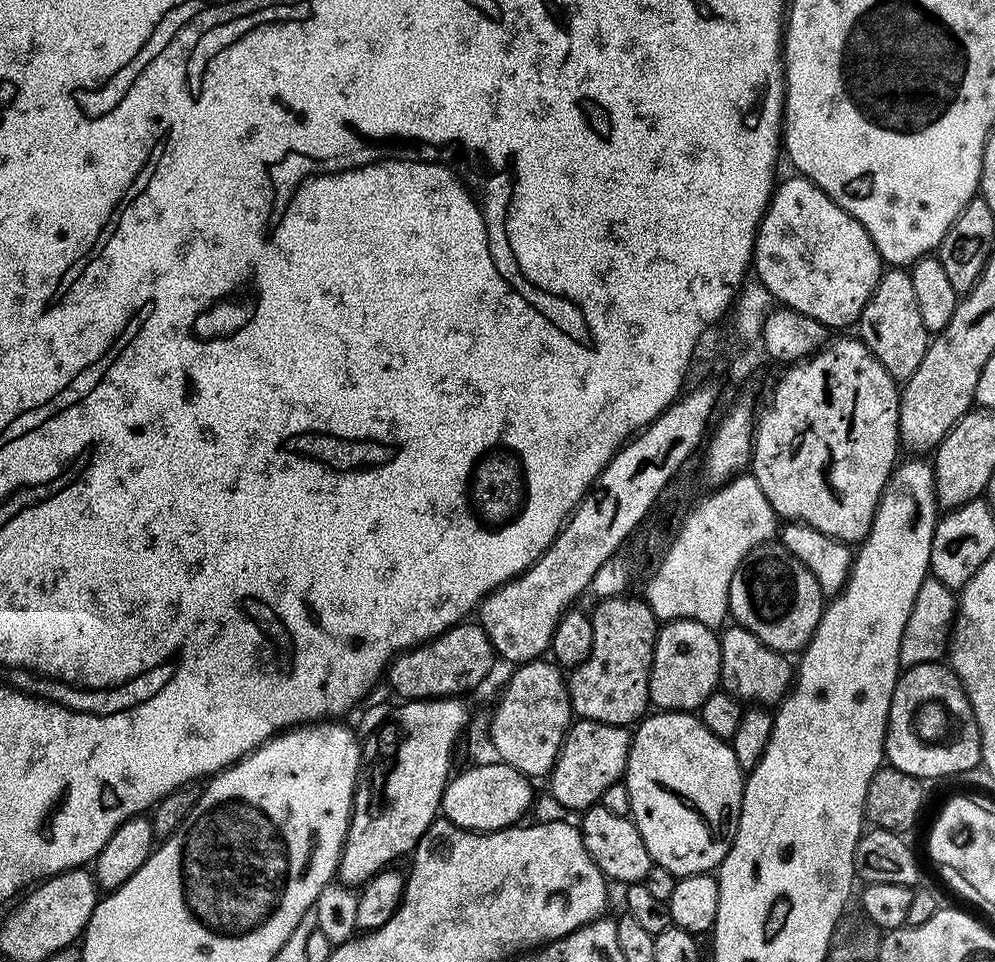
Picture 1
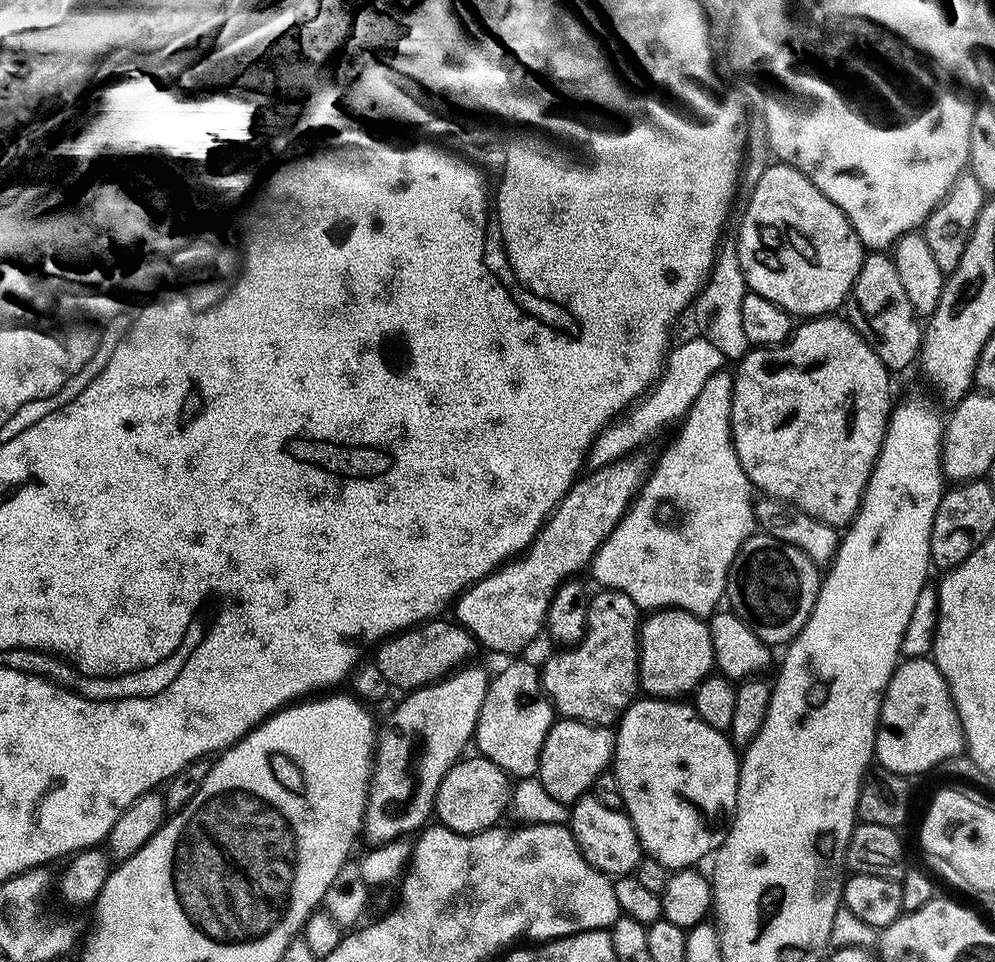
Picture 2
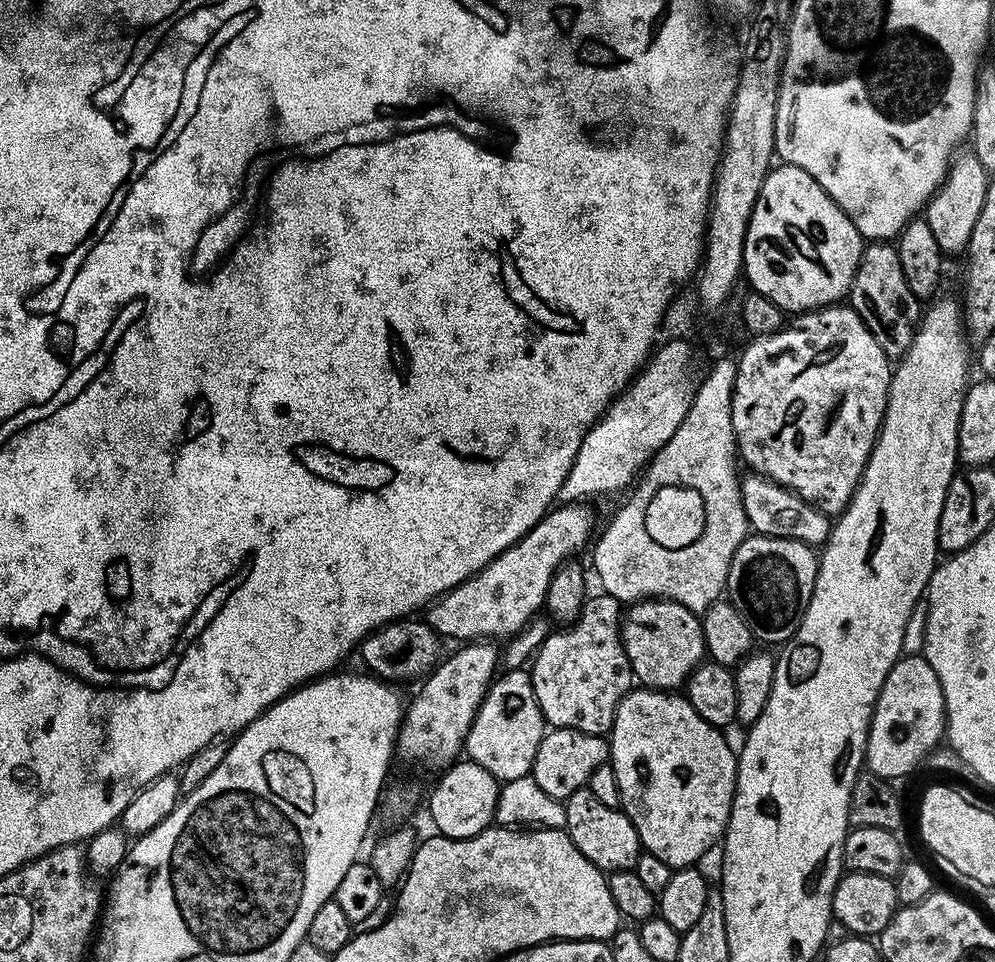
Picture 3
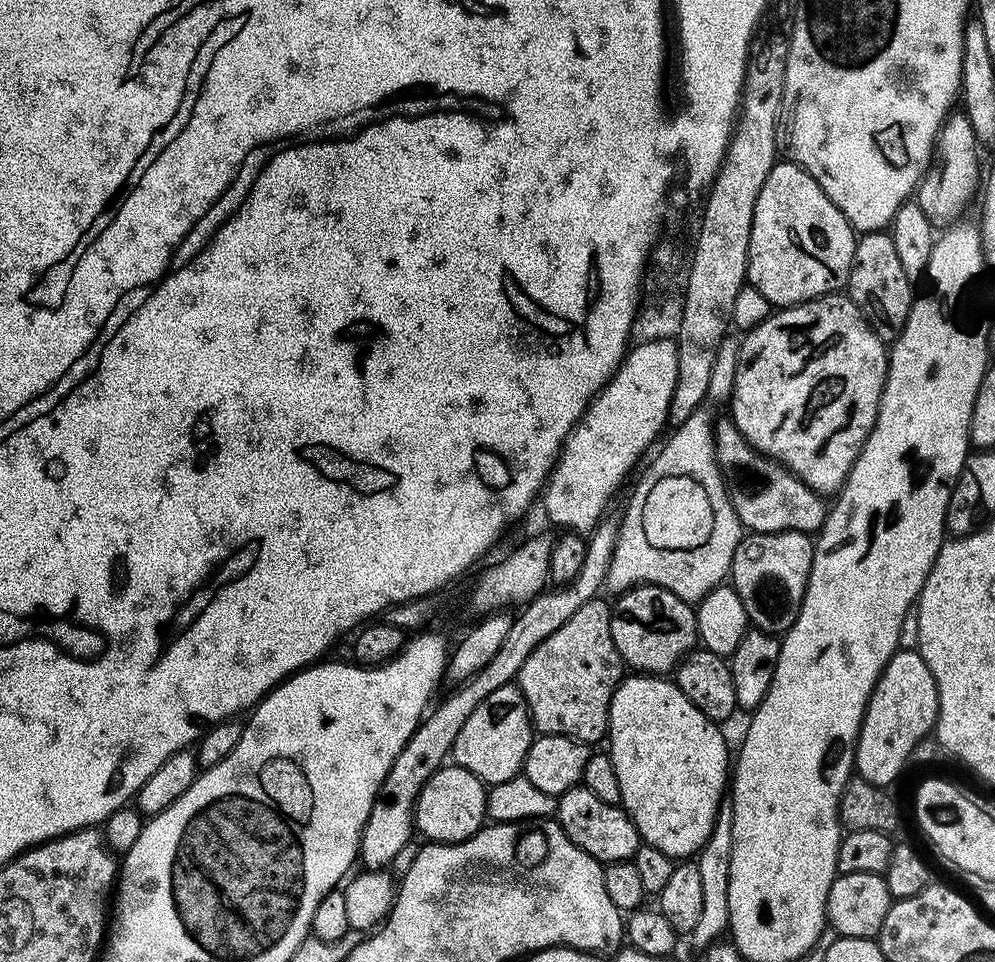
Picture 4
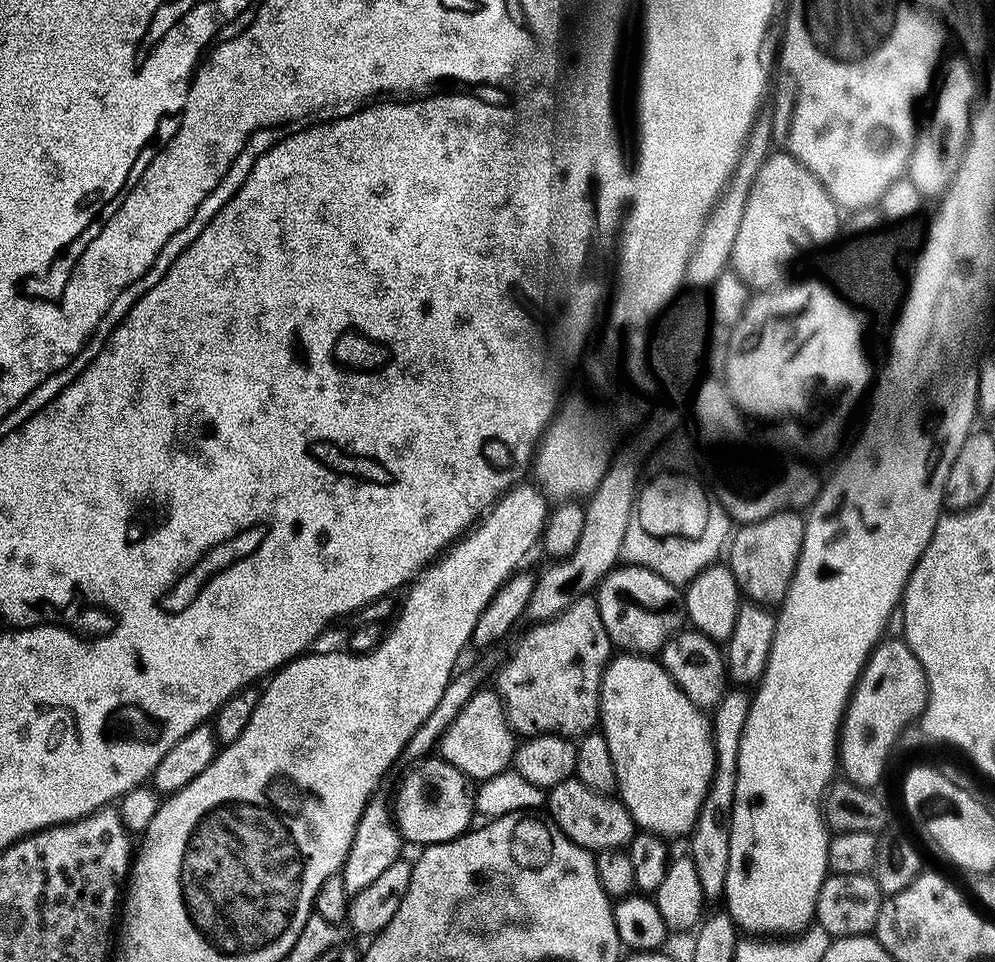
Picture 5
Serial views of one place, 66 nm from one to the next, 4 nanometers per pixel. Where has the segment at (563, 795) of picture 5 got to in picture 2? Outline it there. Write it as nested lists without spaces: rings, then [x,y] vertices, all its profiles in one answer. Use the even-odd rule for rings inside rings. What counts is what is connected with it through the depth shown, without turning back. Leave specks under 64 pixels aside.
[[[595,798],[587,800],[574,812],[574,827],[578,834],[578,842],[582,842],[582,850],[609,878],[616,882],[634,880],[644,875],[644,867],[650,863],[646,846],[642,842],[642,834],[638,834],[638,826],[624,812],[615,812],[602,806]]]

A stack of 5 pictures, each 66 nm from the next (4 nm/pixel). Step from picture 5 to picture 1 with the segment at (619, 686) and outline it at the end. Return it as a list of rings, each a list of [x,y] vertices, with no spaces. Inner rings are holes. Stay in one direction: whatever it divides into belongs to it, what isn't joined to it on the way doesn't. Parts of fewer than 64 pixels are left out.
[[[663,710],[645,715],[632,732],[632,745],[622,782],[630,794],[630,818],[638,826],[646,850],[650,850],[652,863],[670,870],[670,874],[677,878],[703,876],[719,869],[736,833],[745,779],[745,769],[738,766],[731,743],[710,734],[699,715]]]

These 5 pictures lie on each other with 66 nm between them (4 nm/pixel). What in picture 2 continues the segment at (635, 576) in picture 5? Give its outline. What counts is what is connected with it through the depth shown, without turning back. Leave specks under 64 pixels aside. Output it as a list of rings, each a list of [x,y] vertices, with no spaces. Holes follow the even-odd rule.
[[[686,610],[661,615],[660,620],[651,625],[646,636],[646,655],[644,657],[644,682],[646,692],[655,703],[685,703],[698,685],[713,675],[716,668],[716,655],[712,645],[712,635],[707,619],[690,614]]]

